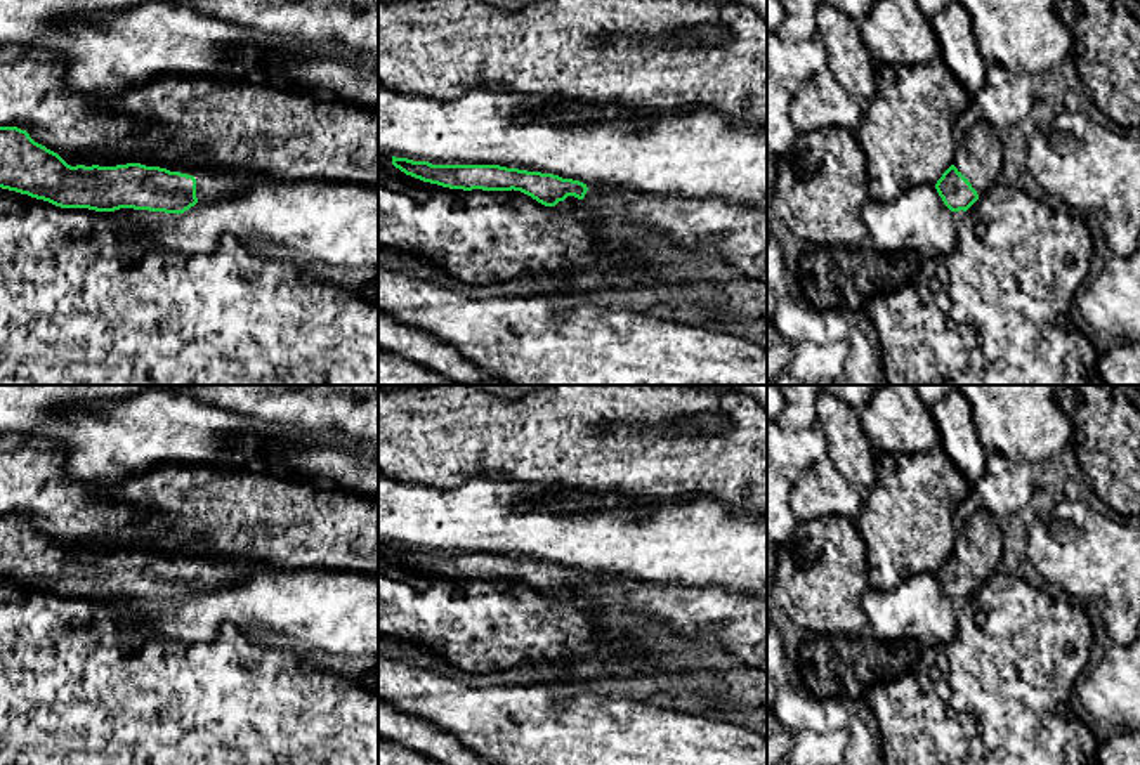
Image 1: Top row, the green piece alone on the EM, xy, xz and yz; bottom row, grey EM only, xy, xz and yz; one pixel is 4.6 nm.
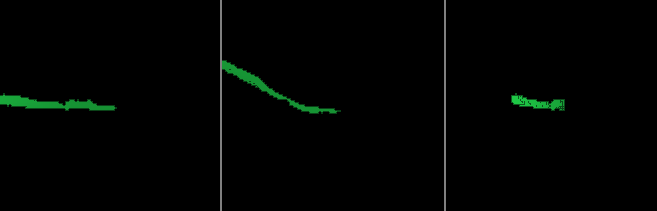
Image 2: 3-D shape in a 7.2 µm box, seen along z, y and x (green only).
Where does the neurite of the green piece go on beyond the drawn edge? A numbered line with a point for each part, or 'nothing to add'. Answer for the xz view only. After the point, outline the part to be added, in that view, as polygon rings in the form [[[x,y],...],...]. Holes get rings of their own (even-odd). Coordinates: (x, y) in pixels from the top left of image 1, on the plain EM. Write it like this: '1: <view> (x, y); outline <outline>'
1: xz (734, 621); outline [[[586,574],[583,588],[567,585],[555,595],[583,593],[602,604],[621,602],[689,640],[717,644],[744,664],[767,670],[767,597],[715,586],[642,583]]]

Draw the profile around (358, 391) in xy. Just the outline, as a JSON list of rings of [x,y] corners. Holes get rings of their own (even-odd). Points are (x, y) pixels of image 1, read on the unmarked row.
[[[278,385],[278,387],[292,389],[292,390],[307,390],[307,392],[335,390],[338,394],[354,396],[354,397],[363,397],[378,392],[378,385]]]

